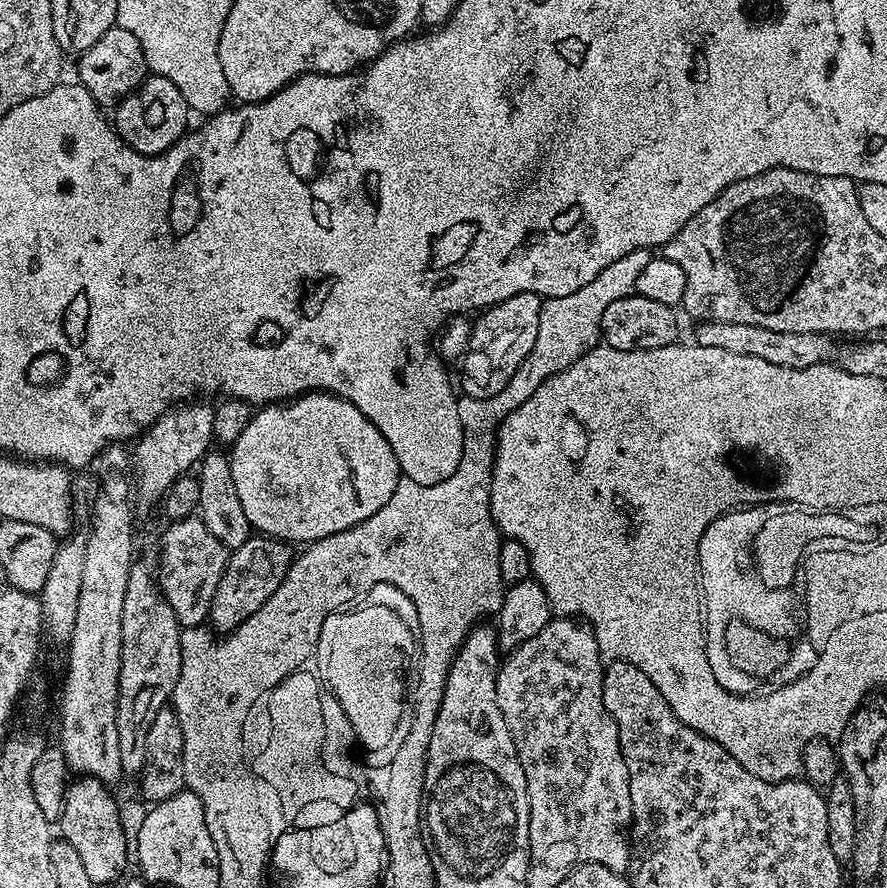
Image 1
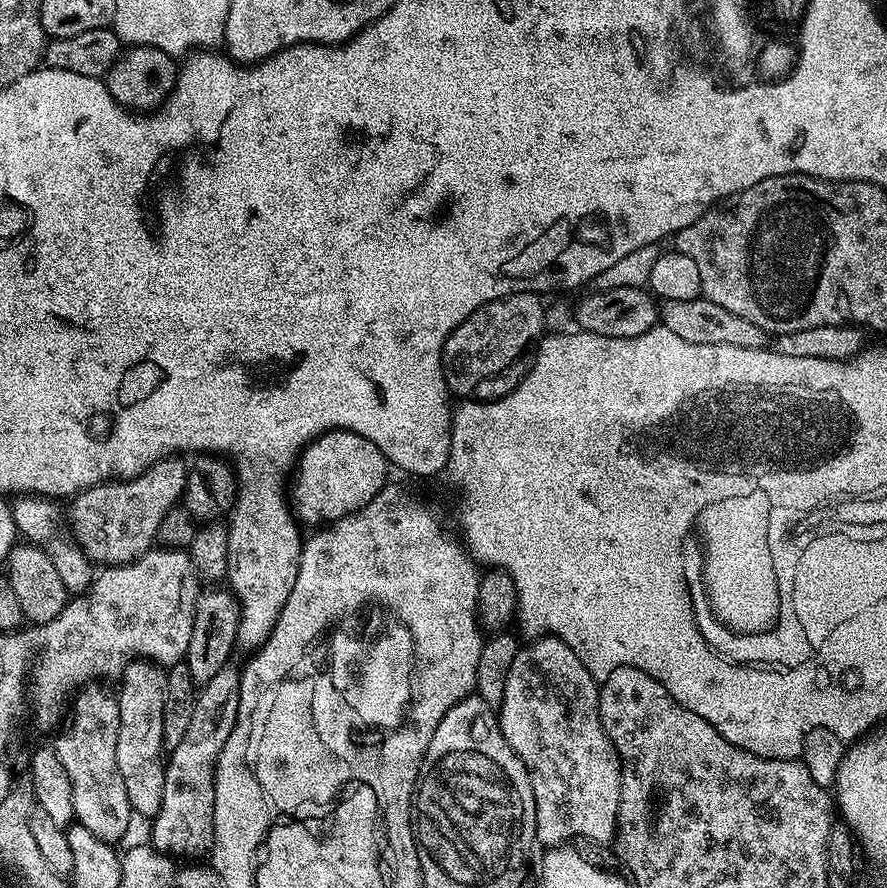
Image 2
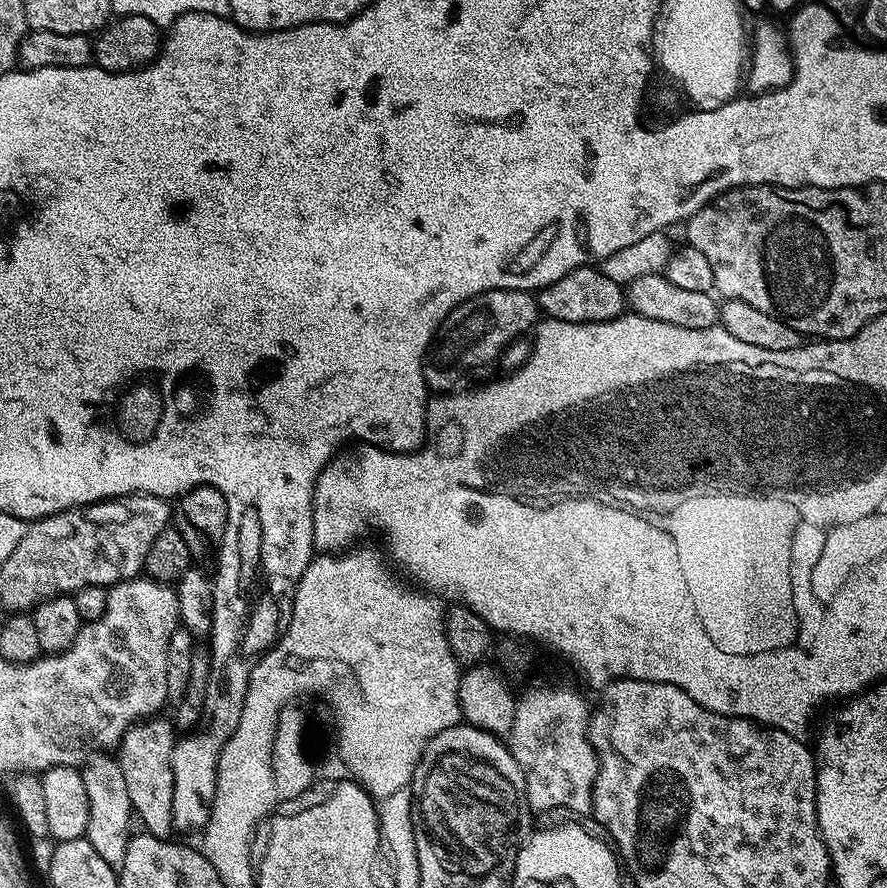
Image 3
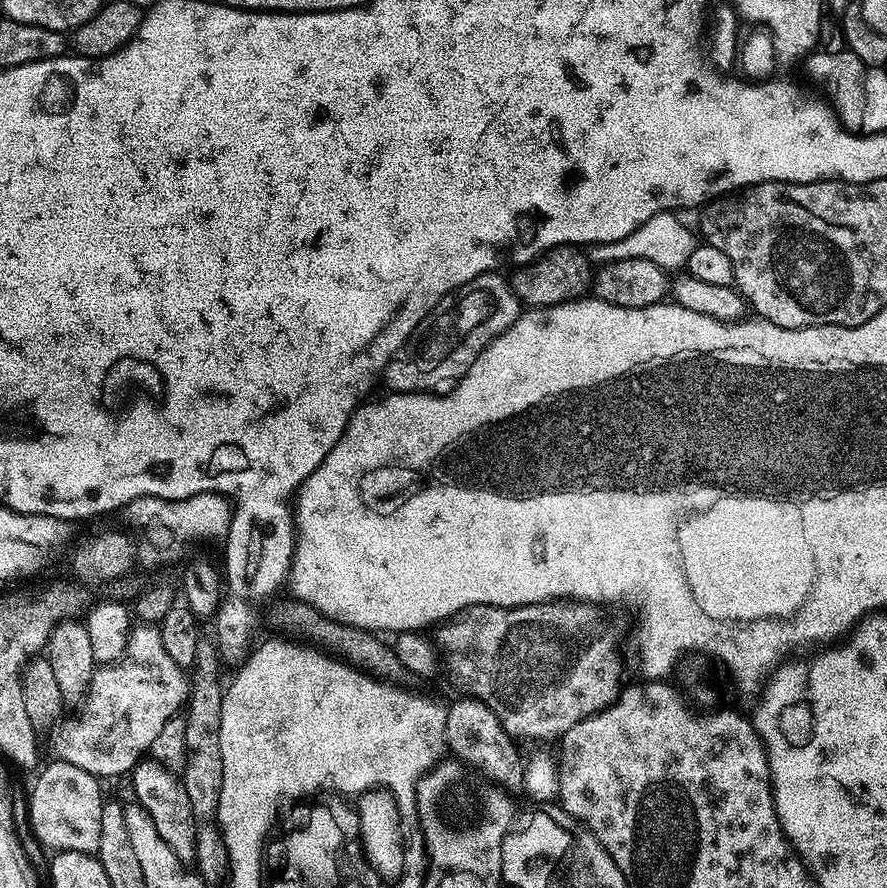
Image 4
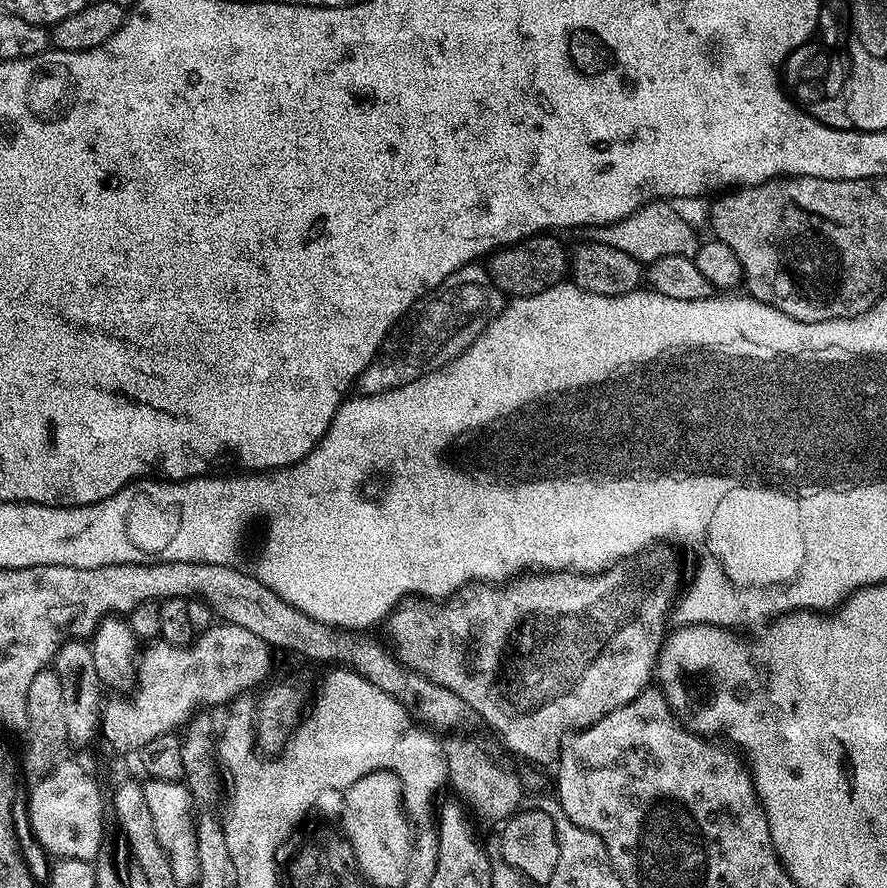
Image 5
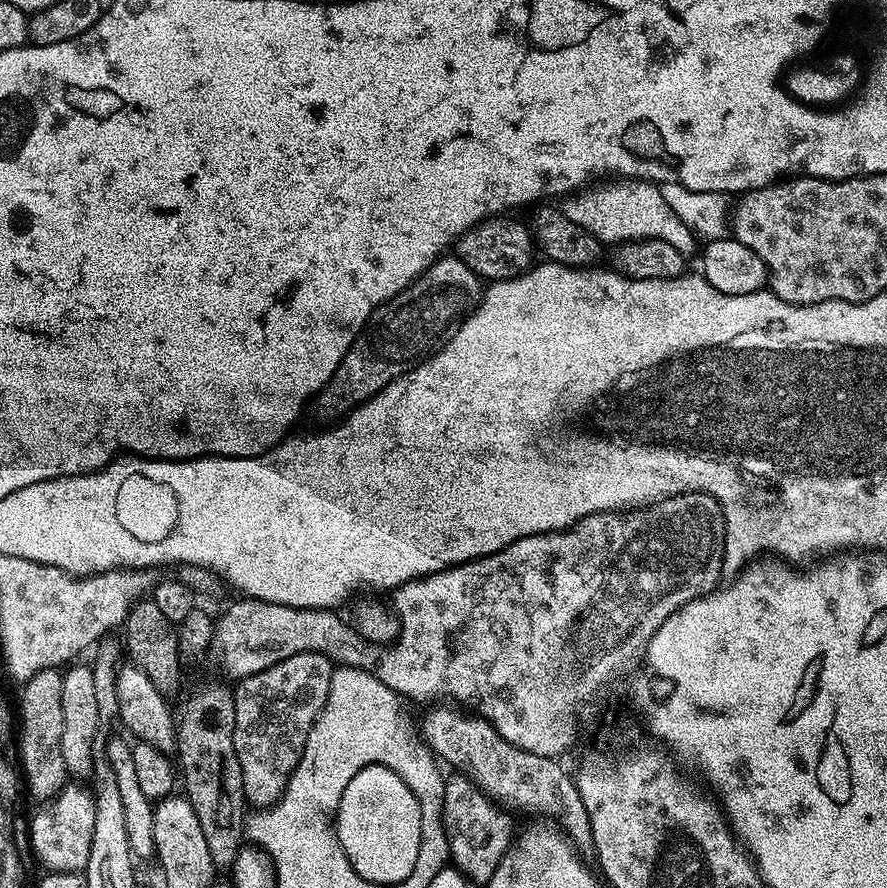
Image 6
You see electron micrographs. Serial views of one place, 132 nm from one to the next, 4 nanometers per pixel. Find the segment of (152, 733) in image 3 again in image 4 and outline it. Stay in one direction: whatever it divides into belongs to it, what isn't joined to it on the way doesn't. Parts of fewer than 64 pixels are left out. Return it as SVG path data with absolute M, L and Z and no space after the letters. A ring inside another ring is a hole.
M153 758L141 759L132 769L130 779L132 792L136 795L133 796L135 803L142 805L146 814L150 814L158 834L162 834L162 842L166 842L166 846L170 846L170 850L174 850L180 860L191 861L196 854L198 817L190 794L186 794L183 779Z

